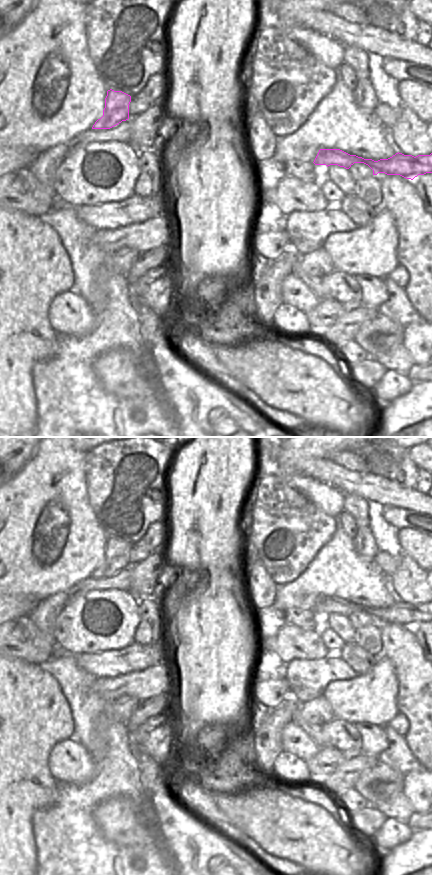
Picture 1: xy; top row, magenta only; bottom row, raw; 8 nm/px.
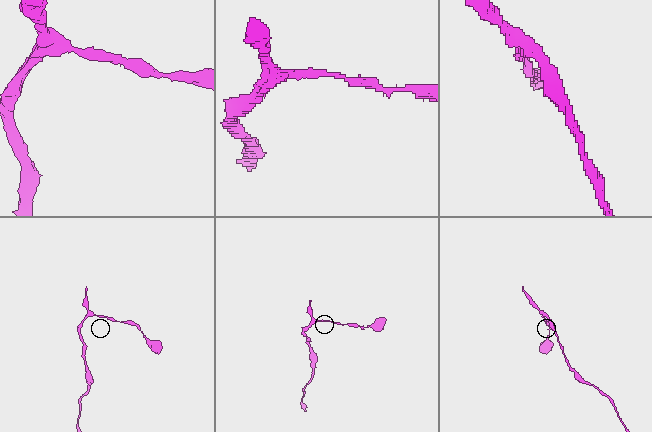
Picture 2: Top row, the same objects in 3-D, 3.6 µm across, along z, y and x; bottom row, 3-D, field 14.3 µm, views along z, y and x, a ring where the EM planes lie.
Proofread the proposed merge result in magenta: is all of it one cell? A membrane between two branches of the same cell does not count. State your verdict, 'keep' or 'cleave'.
keep

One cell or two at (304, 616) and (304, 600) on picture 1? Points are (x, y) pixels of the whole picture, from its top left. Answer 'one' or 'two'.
two

